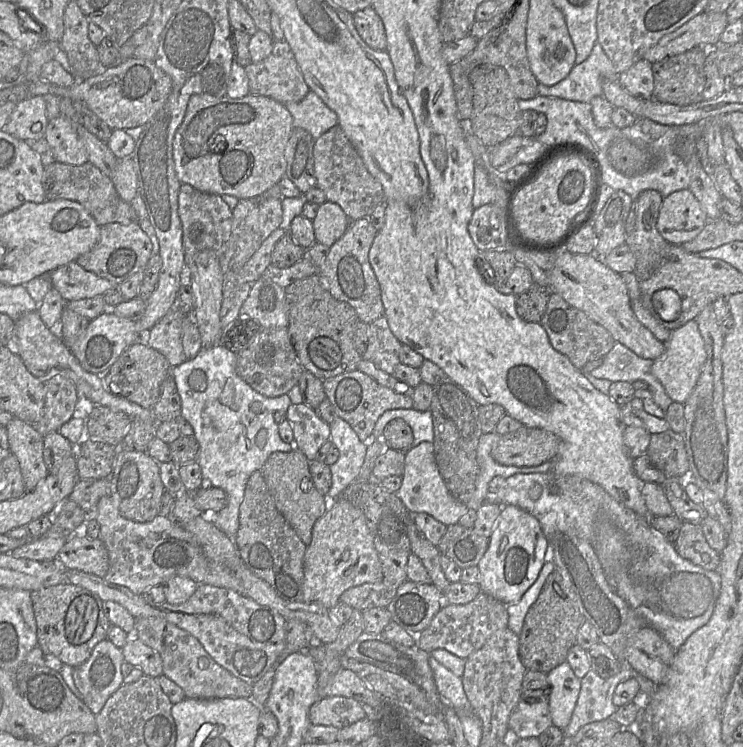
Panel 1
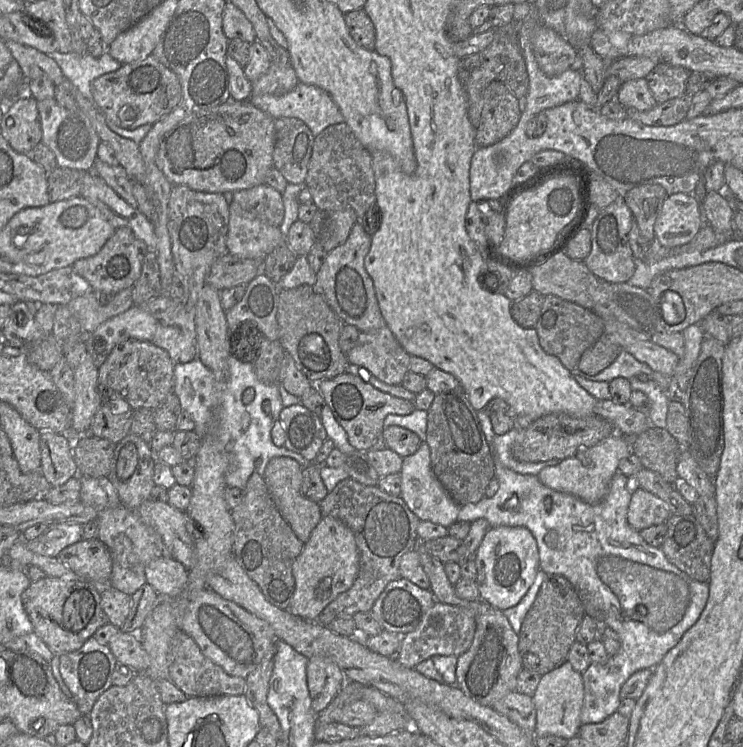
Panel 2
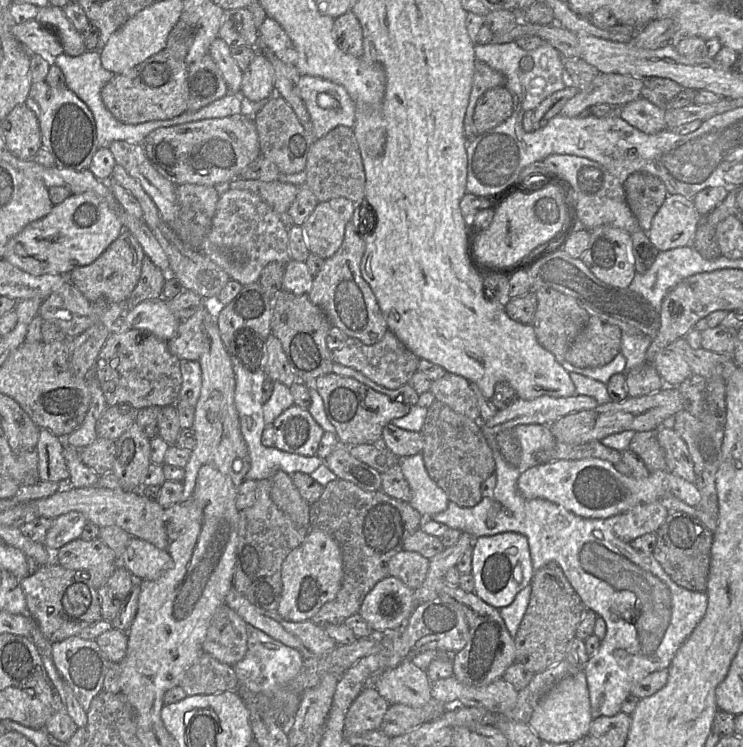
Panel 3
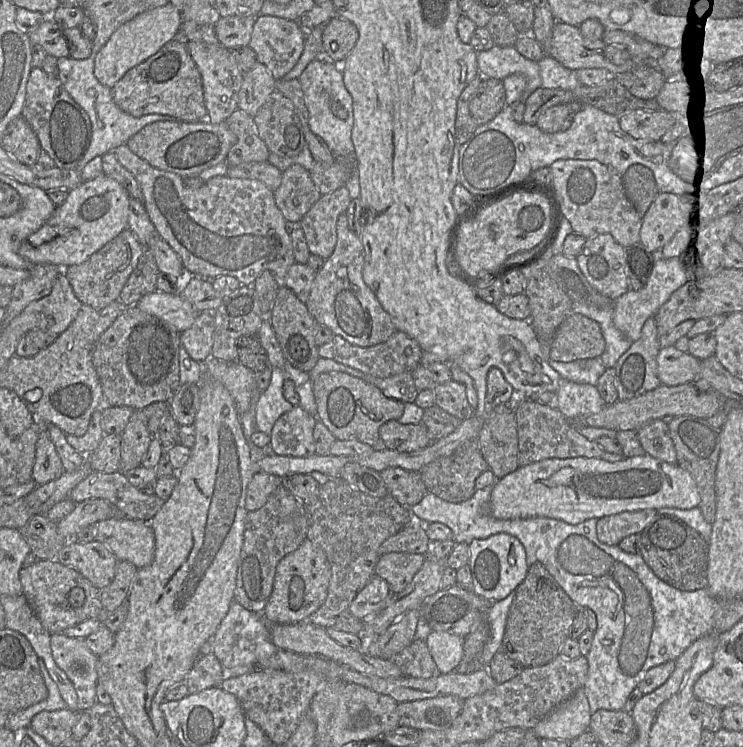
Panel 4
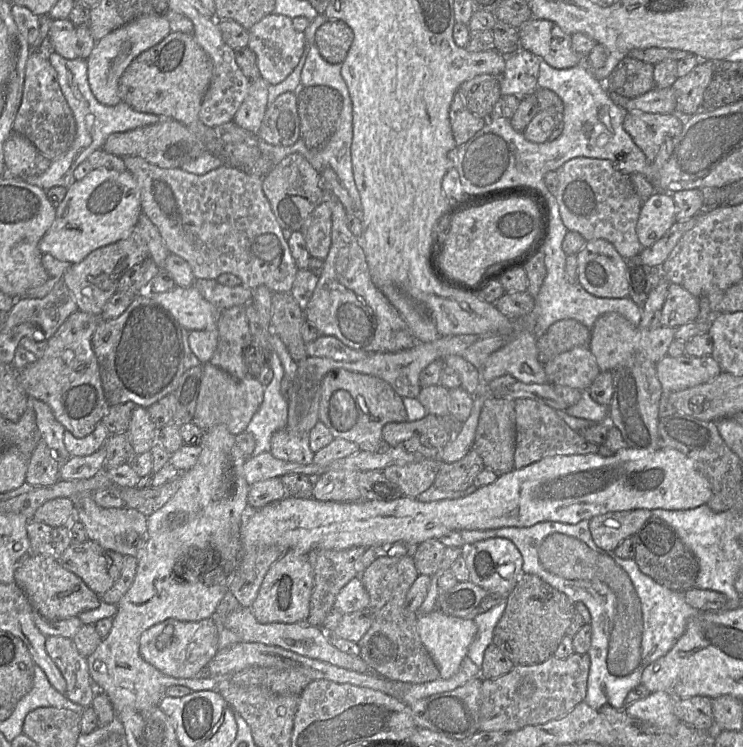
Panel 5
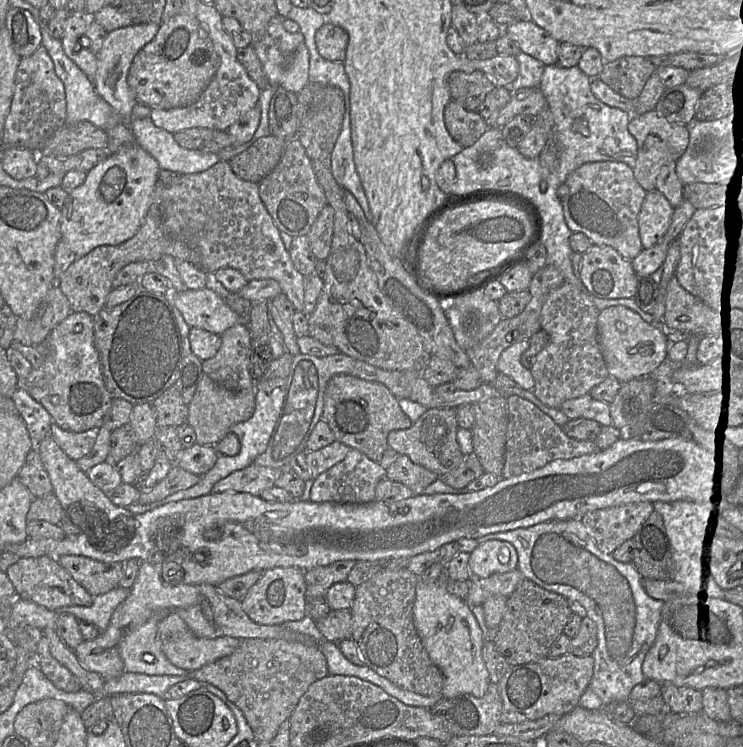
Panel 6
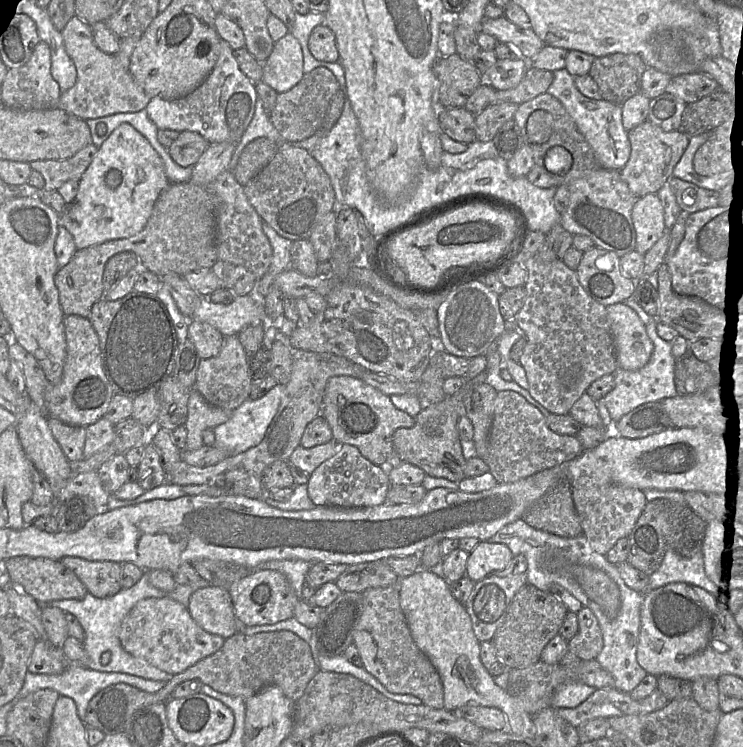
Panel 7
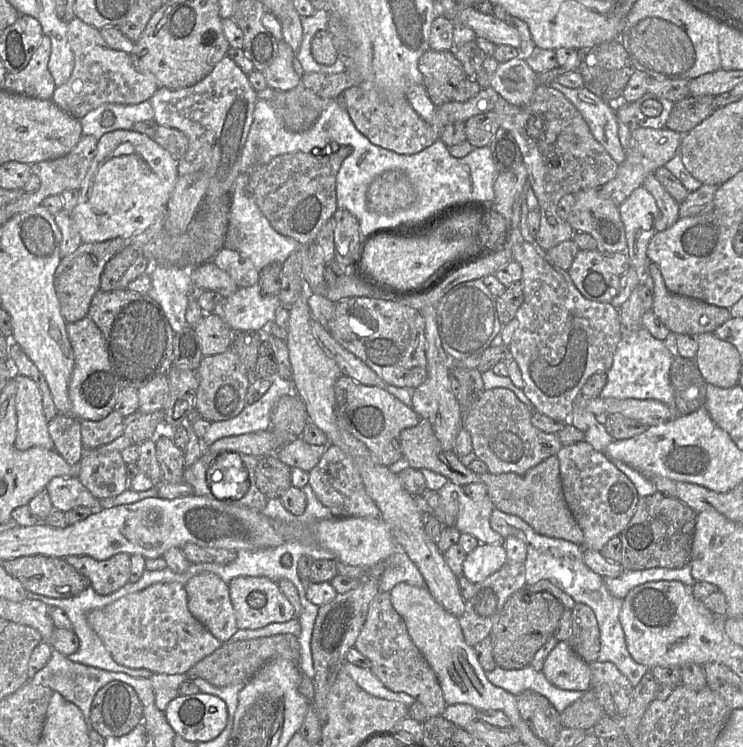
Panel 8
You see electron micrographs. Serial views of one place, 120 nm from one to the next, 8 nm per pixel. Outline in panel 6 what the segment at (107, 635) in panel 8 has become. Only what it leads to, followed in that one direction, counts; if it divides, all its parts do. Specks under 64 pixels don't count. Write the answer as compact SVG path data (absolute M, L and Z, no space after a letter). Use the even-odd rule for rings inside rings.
M171 611L165 618L159 621L157 635L158 641L160 641L160 647L167 659L174 666L188 672L197 670L206 664L232 654L242 641L223 635L212 639L198 638L191 632L186 623L175 611Z

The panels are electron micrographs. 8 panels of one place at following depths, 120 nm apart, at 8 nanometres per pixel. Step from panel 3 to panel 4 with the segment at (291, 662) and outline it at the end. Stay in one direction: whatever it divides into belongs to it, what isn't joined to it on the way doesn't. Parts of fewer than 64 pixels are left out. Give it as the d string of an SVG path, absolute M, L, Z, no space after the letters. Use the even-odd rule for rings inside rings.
M236 600L230 605L227 615L211 638L211 645L212 653L221 665L224 681L258 671L263 662L278 651L271 640L268 623L262 619L261 614L247 610Z

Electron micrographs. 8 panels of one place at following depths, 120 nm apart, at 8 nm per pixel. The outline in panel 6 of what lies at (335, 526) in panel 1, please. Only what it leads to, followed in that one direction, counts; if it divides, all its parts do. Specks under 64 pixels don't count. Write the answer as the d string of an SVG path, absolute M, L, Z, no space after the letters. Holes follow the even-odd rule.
M277 567L266 570L240 601L242 609L255 623L280 625L299 621L306 616L306 583L304 571L292 567Z

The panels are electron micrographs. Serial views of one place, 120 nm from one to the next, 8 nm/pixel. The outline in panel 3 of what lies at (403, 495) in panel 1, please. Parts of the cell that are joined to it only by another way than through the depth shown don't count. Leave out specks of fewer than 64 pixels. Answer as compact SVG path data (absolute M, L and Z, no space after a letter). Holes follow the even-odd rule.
M422 453L399 458L399 466L411 490L409 504L425 519L446 510L450 502L446 493L430 478Z

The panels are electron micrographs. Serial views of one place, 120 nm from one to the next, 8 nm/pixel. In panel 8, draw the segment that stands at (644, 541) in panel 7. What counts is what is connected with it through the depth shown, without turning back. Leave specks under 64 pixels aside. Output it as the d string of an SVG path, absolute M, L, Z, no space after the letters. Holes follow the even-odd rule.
M656 491L640 497L636 511L619 534L621 565L625 570L681 569L690 564L698 513L678 498Z

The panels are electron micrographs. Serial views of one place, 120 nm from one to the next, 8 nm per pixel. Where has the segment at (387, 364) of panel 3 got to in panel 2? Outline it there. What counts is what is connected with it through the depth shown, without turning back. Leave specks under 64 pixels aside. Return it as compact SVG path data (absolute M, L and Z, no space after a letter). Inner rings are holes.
M387 325L375 332L361 332L346 356L350 364L367 369L389 385L401 385L405 374L410 371L410 355Z

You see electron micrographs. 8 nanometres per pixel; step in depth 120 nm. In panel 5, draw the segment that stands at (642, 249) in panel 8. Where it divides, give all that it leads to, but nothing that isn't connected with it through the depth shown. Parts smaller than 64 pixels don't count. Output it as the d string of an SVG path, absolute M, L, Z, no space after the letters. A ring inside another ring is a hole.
M656 191L643 201L636 224L638 240L643 248L658 241L676 222L672 194Z

